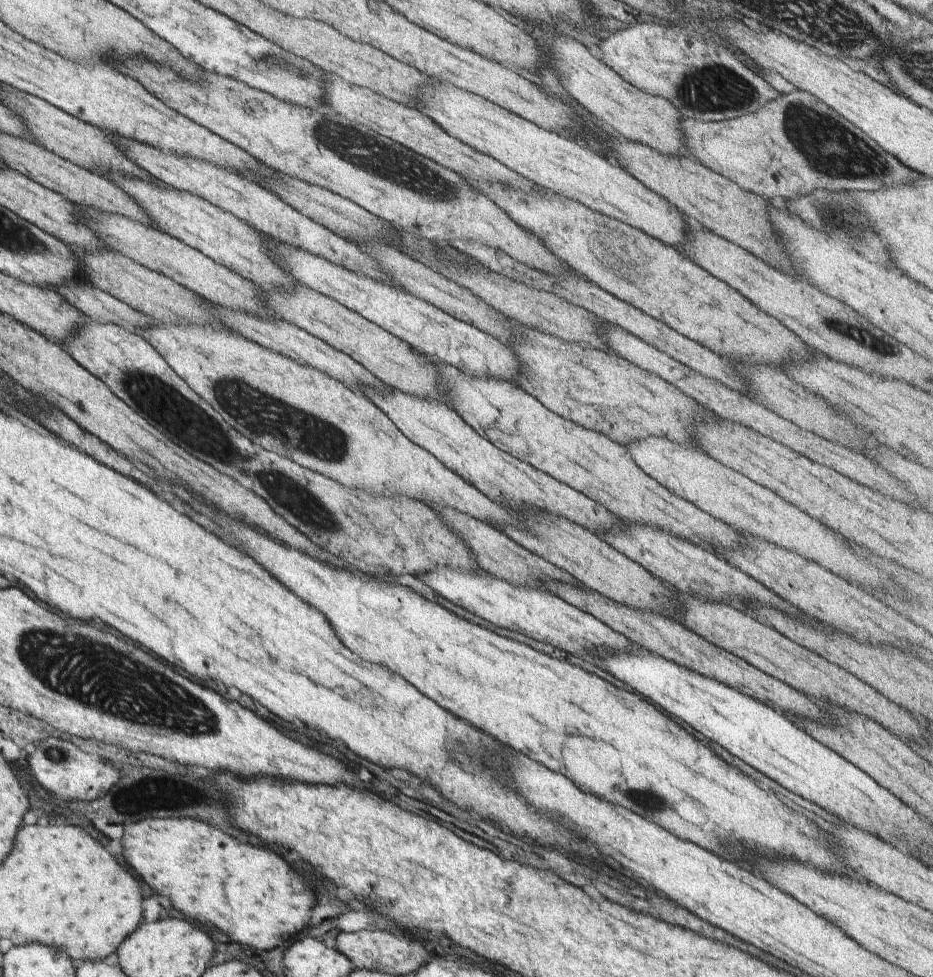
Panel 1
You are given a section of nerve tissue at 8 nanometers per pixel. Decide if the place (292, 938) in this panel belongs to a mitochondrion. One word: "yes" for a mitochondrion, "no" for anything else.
no

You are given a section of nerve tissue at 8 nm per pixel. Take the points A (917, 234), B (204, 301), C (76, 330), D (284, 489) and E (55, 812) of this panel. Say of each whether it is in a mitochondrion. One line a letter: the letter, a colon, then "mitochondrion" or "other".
A: other
B: other
C: other
D: mitochondrion
E: other

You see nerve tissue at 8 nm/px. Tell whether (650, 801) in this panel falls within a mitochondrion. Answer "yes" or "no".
yes

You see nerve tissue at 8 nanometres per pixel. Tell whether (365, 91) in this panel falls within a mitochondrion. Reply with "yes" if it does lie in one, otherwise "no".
no

